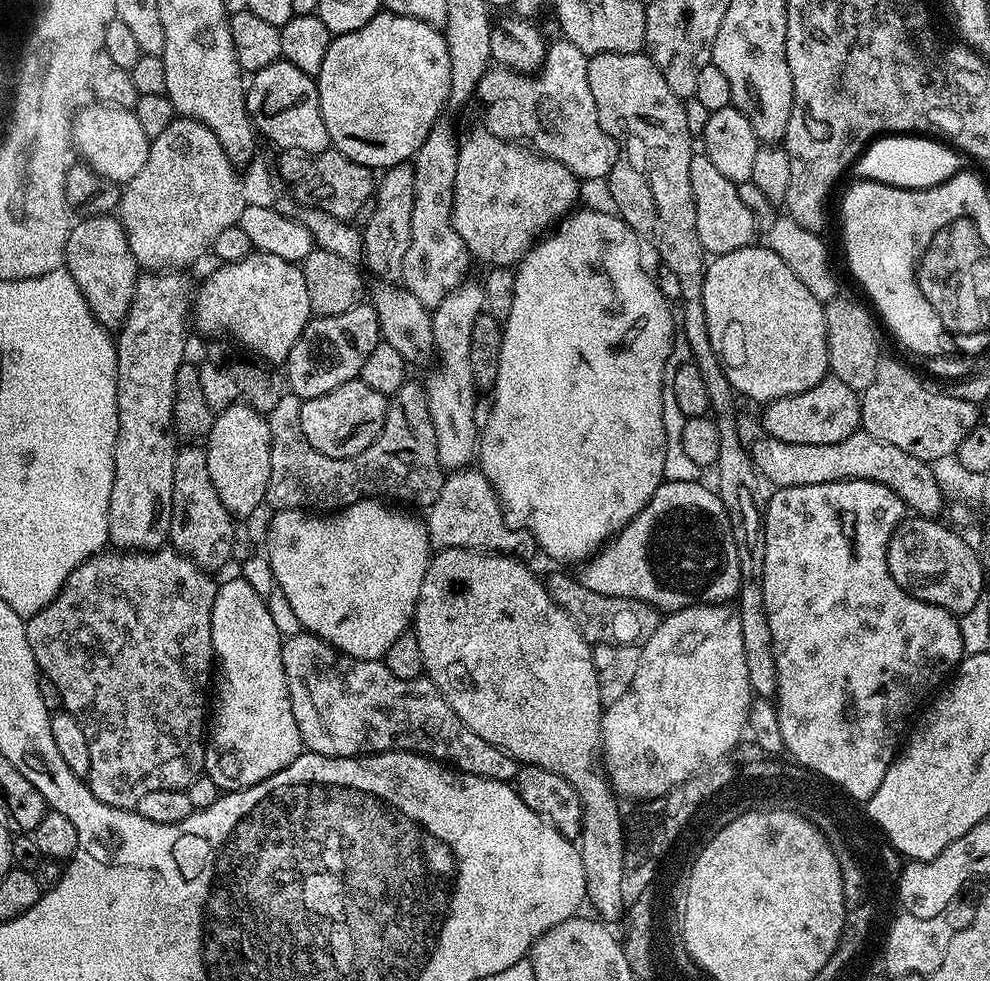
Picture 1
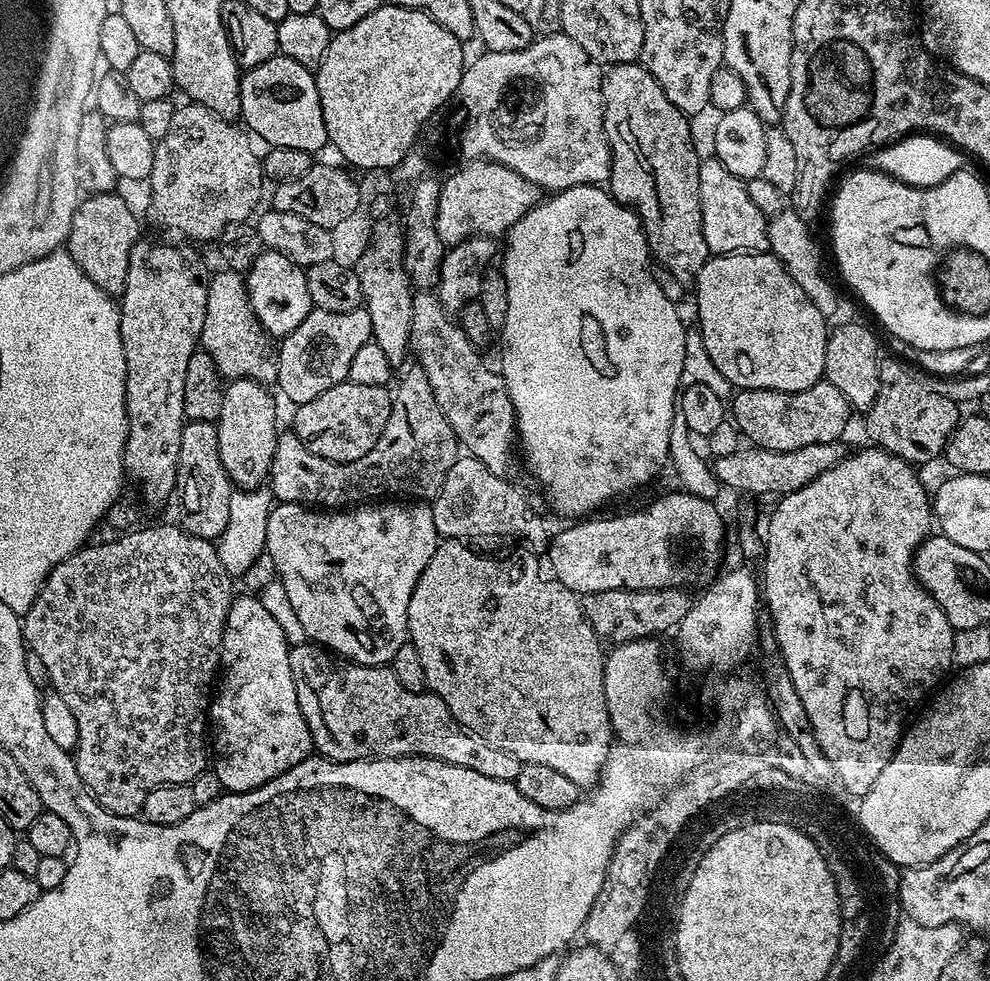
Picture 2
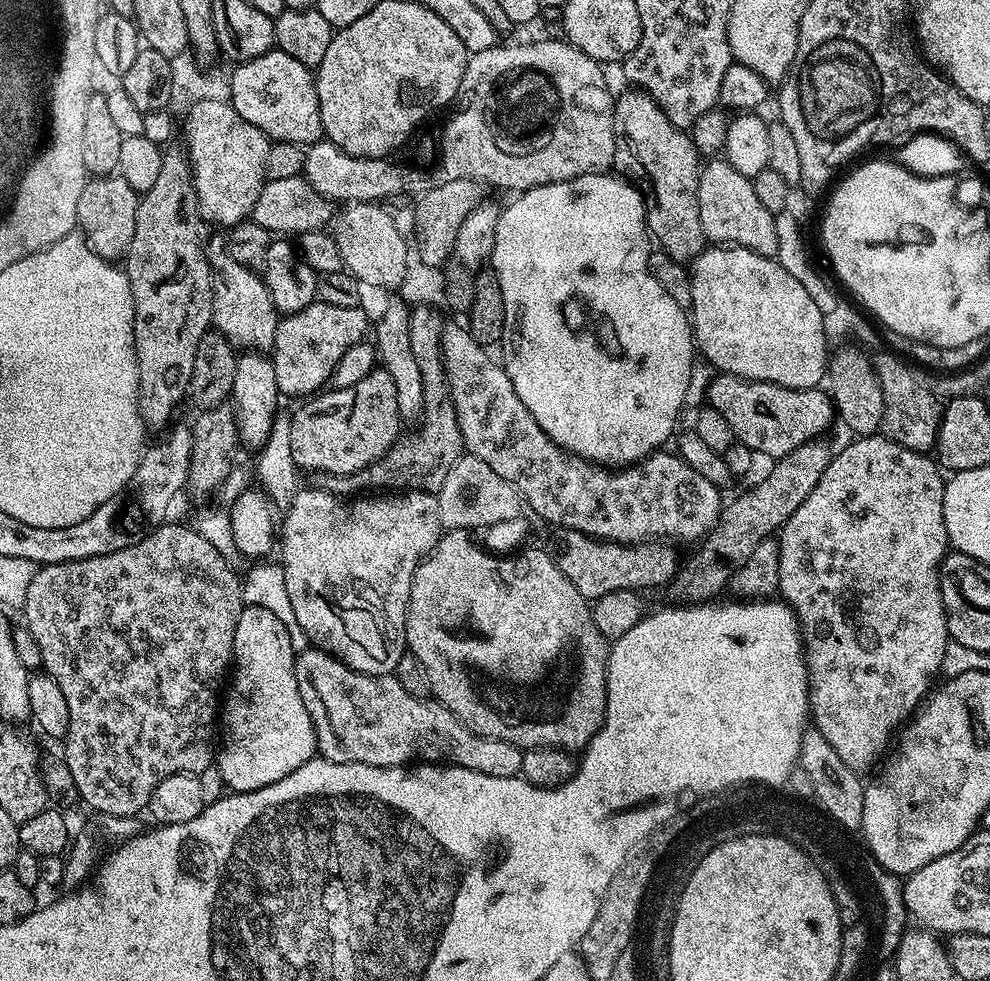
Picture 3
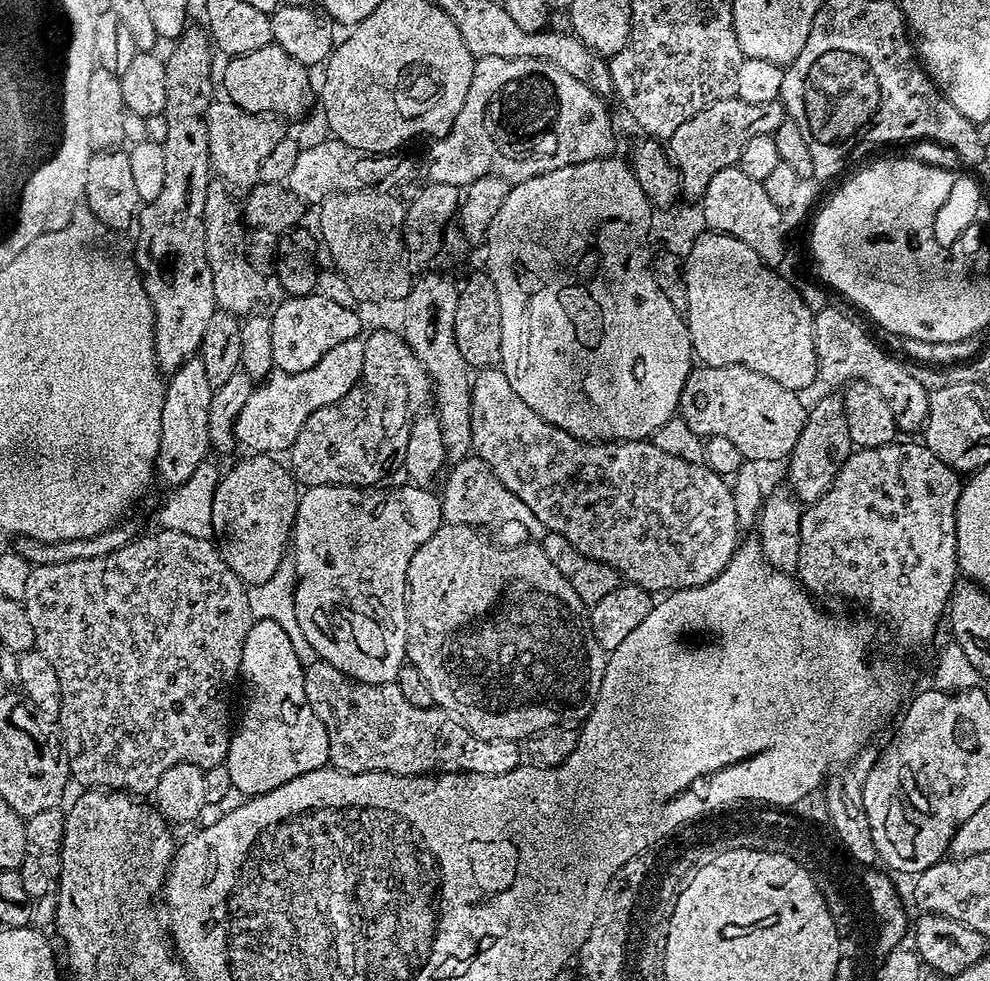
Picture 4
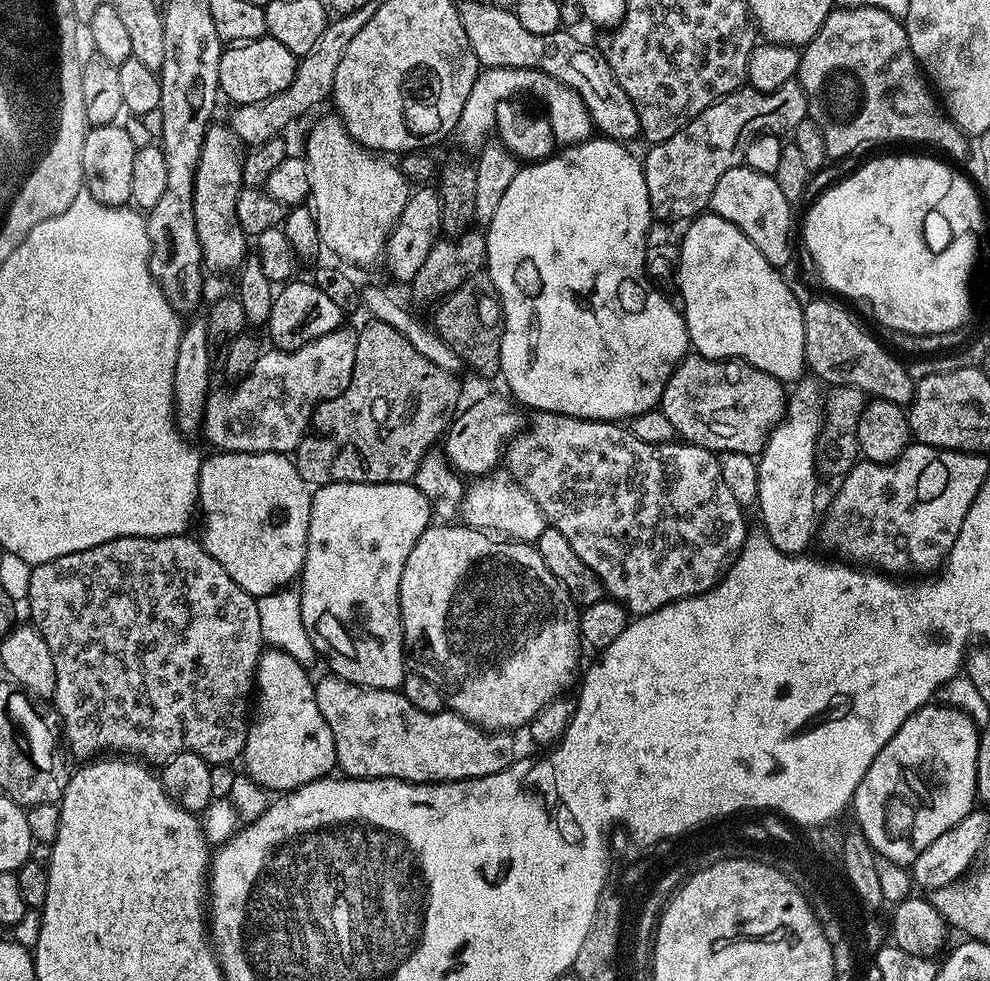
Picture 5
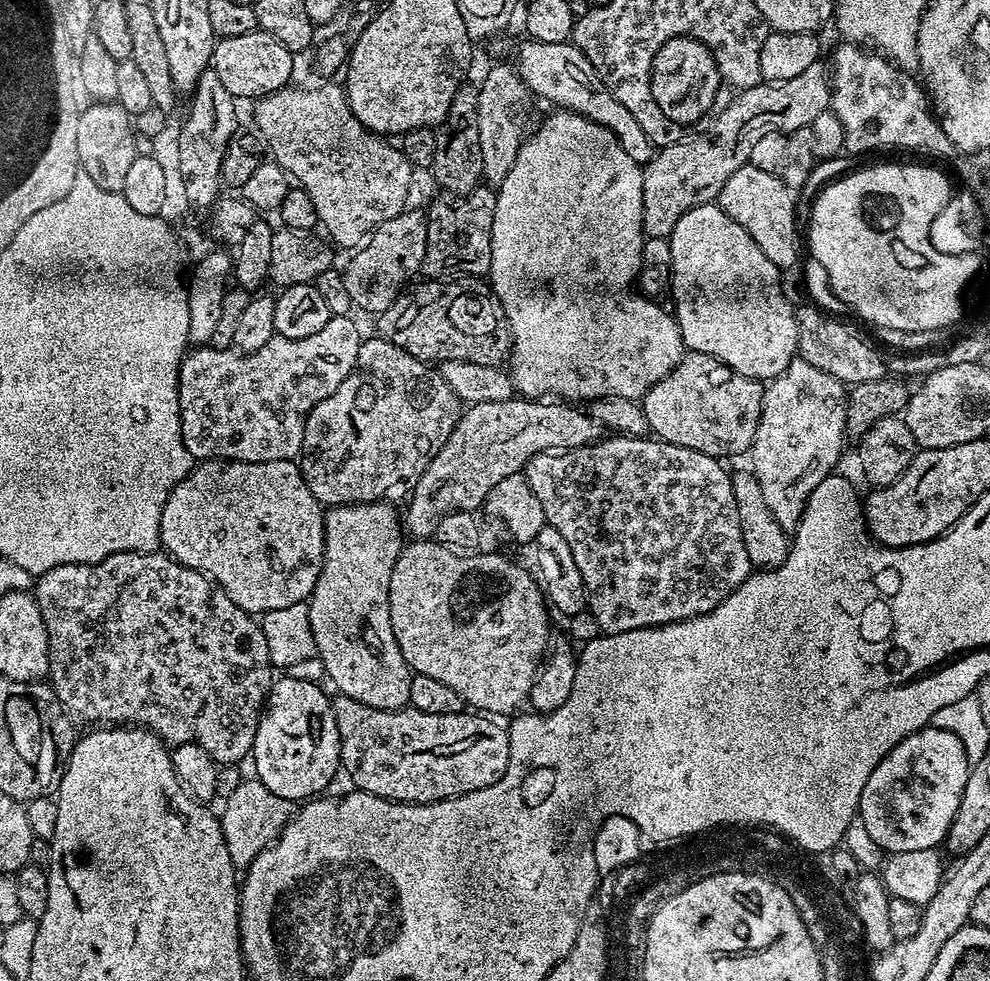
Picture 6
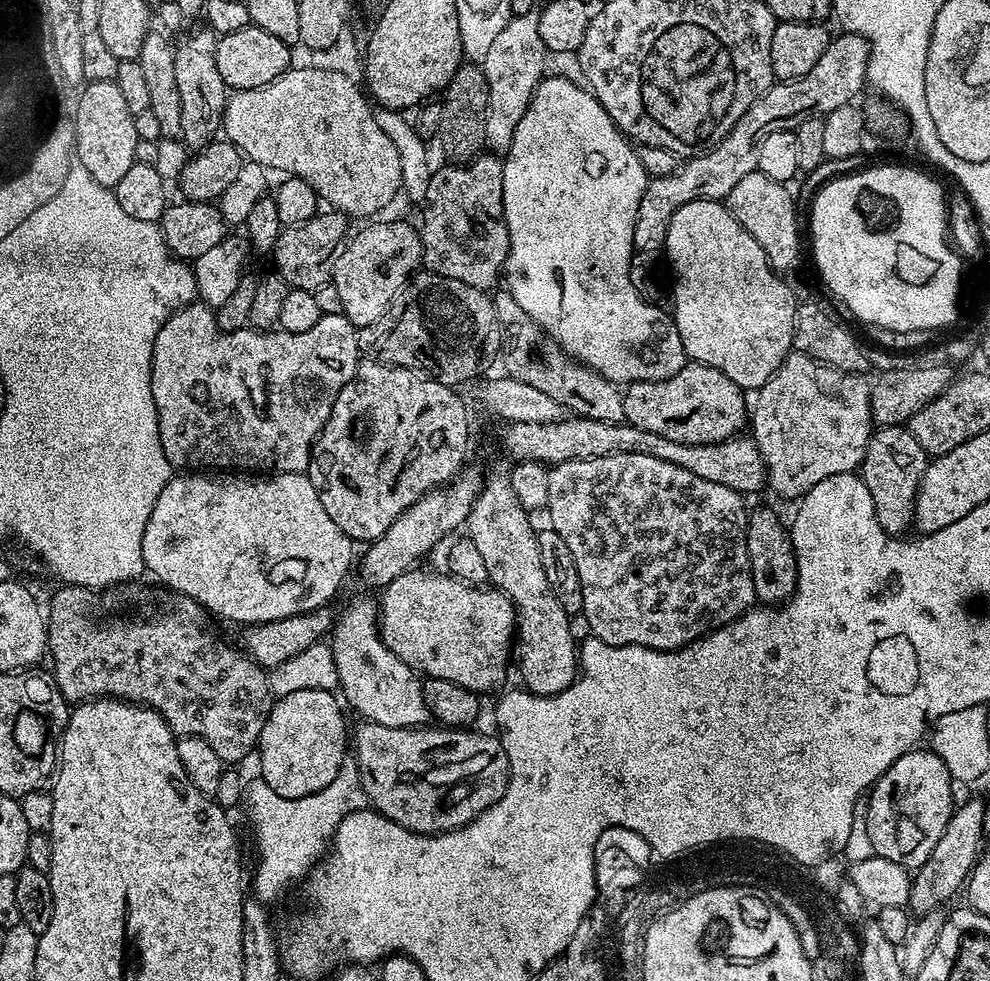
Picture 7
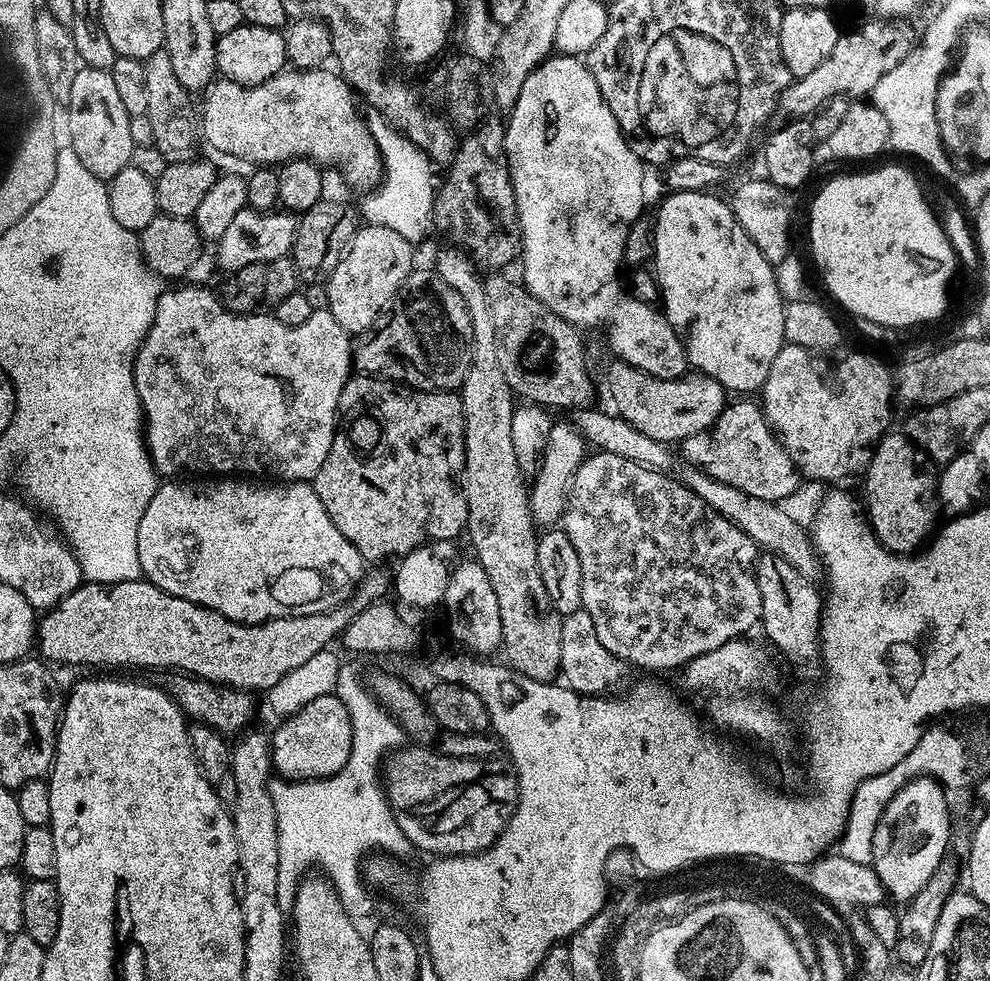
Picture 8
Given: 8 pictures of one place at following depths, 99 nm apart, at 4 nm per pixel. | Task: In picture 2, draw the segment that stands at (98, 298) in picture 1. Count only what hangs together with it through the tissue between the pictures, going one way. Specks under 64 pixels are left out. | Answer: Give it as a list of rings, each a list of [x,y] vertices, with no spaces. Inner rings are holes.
[[[119,193],[93,194],[81,199],[71,219],[66,251],[78,262],[80,269],[103,292],[116,298],[124,291],[126,270],[130,262],[132,246],[141,239],[140,224],[131,206]]]

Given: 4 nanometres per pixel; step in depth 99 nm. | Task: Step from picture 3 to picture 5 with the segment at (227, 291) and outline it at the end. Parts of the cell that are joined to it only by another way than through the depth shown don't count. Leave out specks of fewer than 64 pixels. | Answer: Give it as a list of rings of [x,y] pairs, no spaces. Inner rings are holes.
[[[227,123],[209,124],[202,142],[202,152],[196,163],[192,187],[198,242],[204,255],[202,264],[209,273],[239,269],[250,250],[249,237],[245,236],[242,226],[238,226],[236,217],[238,194],[244,183],[243,165],[242,145],[238,134],[234,134],[234,130]]]

